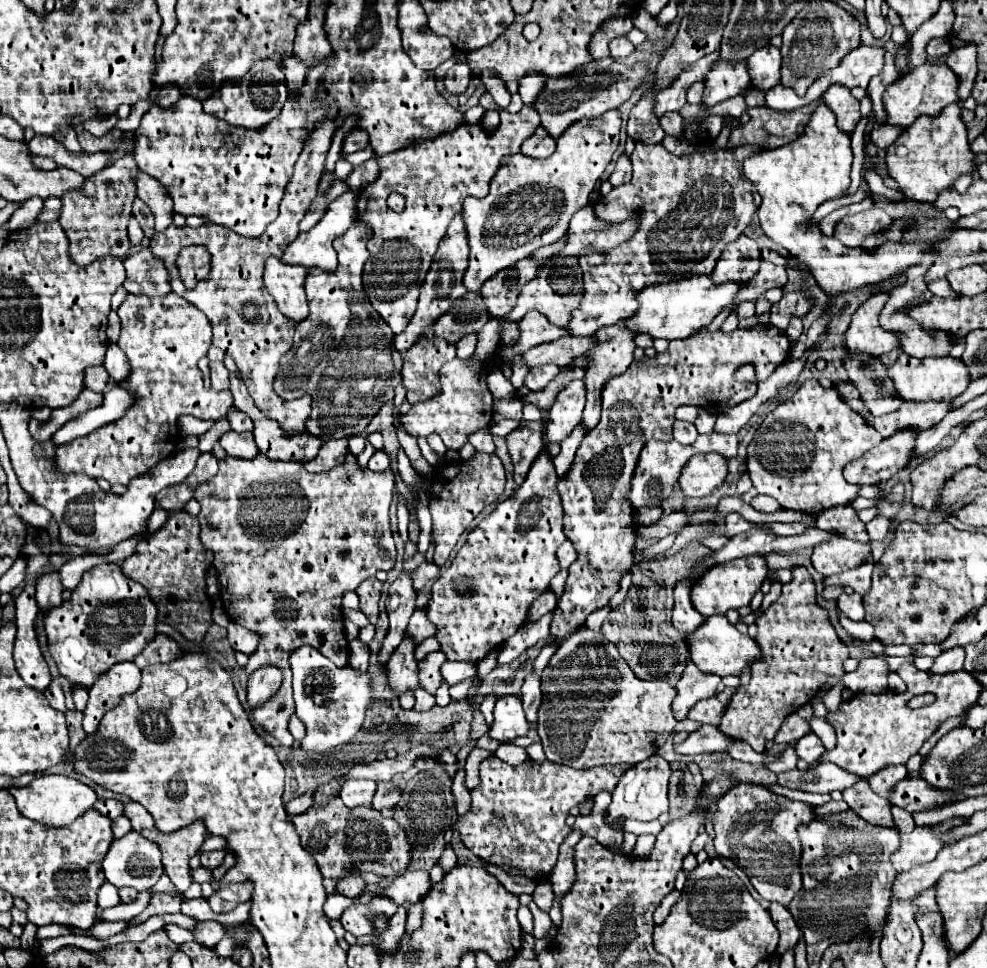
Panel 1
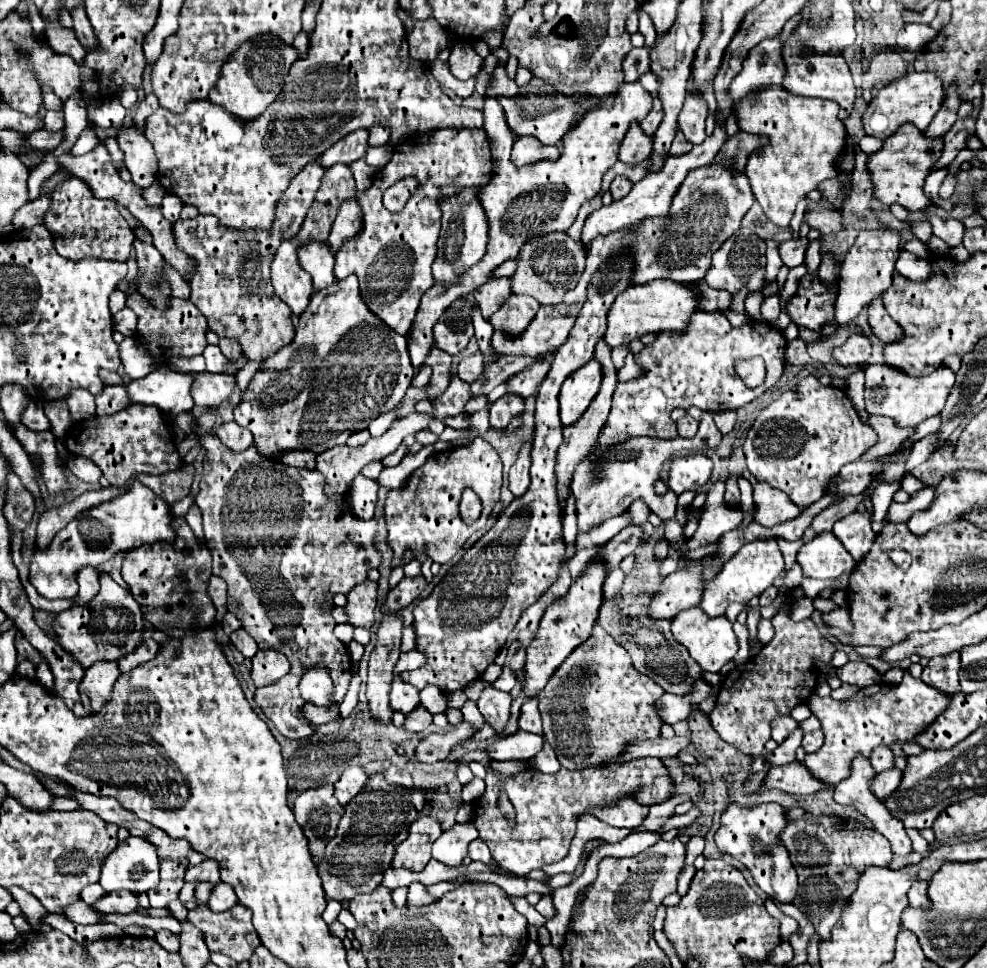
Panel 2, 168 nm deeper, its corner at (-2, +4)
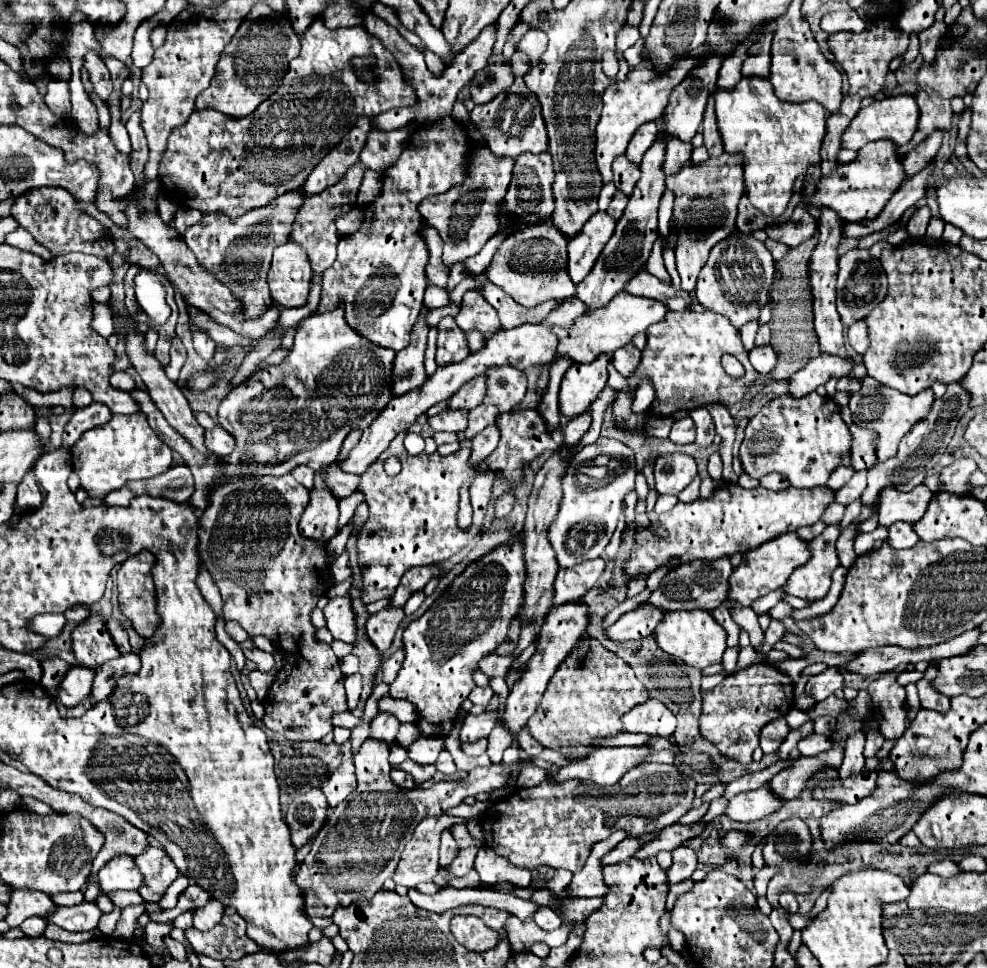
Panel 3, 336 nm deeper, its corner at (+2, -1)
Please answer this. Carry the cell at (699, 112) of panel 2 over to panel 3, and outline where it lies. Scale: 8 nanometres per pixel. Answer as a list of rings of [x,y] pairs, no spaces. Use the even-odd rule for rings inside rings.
[[[671,138],[665,148],[665,162],[663,162],[665,176],[677,174],[683,168],[683,164],[691,158],[691,150],[693,150],[691,144],[683,144],[681,140]]]

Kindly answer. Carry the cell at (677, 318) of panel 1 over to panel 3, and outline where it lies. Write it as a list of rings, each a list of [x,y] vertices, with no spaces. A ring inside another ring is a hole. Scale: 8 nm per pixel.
[[[621,292],[615,298],[611,298],[611,302],[607,306],[575,318],[575,322],[569,330],[561,328],[561,326],[553,326],[553,332],[557,334],[557,340],[559,340],[557,356],[559,358],[567,356],[575,364],[589,364],[599,356],[599,352],[613,354],[617,348],[627,346],[637,332],[645,332],[651,324],[661,322],[665,314],[667,314],[665,304]]]

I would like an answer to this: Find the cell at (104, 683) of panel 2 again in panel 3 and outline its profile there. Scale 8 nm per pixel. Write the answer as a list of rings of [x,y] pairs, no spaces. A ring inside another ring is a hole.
[[[71,666],[59,684],[57,698],[65,706],[75,706],[91,694],[91,682],[95,672],[85,666]]]

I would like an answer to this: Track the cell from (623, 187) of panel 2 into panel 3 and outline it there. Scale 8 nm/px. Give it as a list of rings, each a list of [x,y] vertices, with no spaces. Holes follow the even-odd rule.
[[[615,194],[613,200],[611,200],[611,204],[609,204],[609,208],[607,208],[607,214],[611,214],[613,220],[619,220],[621,214],[623,214],[623,210],[625,210],[625,206],[627,206],[627,196]]]

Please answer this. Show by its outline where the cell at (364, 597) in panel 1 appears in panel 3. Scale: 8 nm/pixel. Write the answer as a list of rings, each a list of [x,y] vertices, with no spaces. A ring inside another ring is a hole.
[[[349,596],[331,598],[329,604],[323,608],[323,614],[325,614],[327,630],[335,640],[341,640],[341,642],[355,640],[357,626],[355,626],[355,614],[353,614]]]

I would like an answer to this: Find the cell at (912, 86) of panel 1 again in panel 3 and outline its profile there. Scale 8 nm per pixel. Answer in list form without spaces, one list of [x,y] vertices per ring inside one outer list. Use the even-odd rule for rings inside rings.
[[[891,96],[885,100],[875,100],[871,106],[861,108],[859,114],[853,118],[853,122],[847,126],[841,138],[841,148],[859,150],[867,142],[875,140],[891,140],[897,146],[907,144],[915,134],[915,122],[919,122],[919,108],[915,106],[913,96]]]

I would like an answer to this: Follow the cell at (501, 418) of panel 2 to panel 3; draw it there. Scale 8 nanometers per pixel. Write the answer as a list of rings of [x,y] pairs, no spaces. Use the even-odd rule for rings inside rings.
[[[491,424],[483,432],[479,432],[477,438],[471,440],[471,444],[473,444],[471,446],[471,456],[469,456],[471,464],[477,464],[483,458],[487,458],[487,454],[491,454],[495,450],[497,442],[499,442],[499,428],[495,424]]]

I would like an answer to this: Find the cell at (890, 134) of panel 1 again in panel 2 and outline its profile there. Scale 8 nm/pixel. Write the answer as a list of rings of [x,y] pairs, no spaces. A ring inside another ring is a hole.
[[[865,135],[865,137],[859,141],[859,147],[861,147],[861,151],[865,151],[867,155],[873,155],[873,153],[877,153],[877,151],[883,147],[883,139],[877,139],[877,137],[873,137],[873,135]]]

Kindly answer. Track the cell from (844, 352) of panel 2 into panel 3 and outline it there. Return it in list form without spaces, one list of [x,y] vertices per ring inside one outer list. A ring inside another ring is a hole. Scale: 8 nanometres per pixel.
[[[821,354],[803,366],[795,376],[789,378],[789,396],[803,398],[809,392],[817,390],[817,386],[825,384],[829,378],[843,378],[851,370],[851,362],[845,358],[835,358],[829,354]]]

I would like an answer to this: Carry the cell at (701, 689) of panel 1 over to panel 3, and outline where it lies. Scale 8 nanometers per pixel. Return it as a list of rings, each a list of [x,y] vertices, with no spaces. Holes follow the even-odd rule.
[[[647,700],[645,704],[635,706],[629,710],[621,720],[623,720],[623,732],[645,732],[651,736],[663,736],[669,738],[673,736],[675,728],[675,718],[667,706],[661,706],[663,712],[655,706],[655,700]]]

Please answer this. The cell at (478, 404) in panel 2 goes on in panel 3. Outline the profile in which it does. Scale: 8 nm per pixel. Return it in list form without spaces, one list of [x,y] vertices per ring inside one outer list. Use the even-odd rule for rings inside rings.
[[[443,410],[441,414],[429,418],[435,432],[465,432],[468,426],[468,410]]]

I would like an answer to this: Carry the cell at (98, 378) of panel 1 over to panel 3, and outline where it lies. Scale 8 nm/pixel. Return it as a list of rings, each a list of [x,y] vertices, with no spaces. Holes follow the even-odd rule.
[[[115,372],[115,374],[111,376],[111,386],[117,388],[117,390],[131,392],[131,390],[135,390],[135,380],[133,380],[127,372]]]

